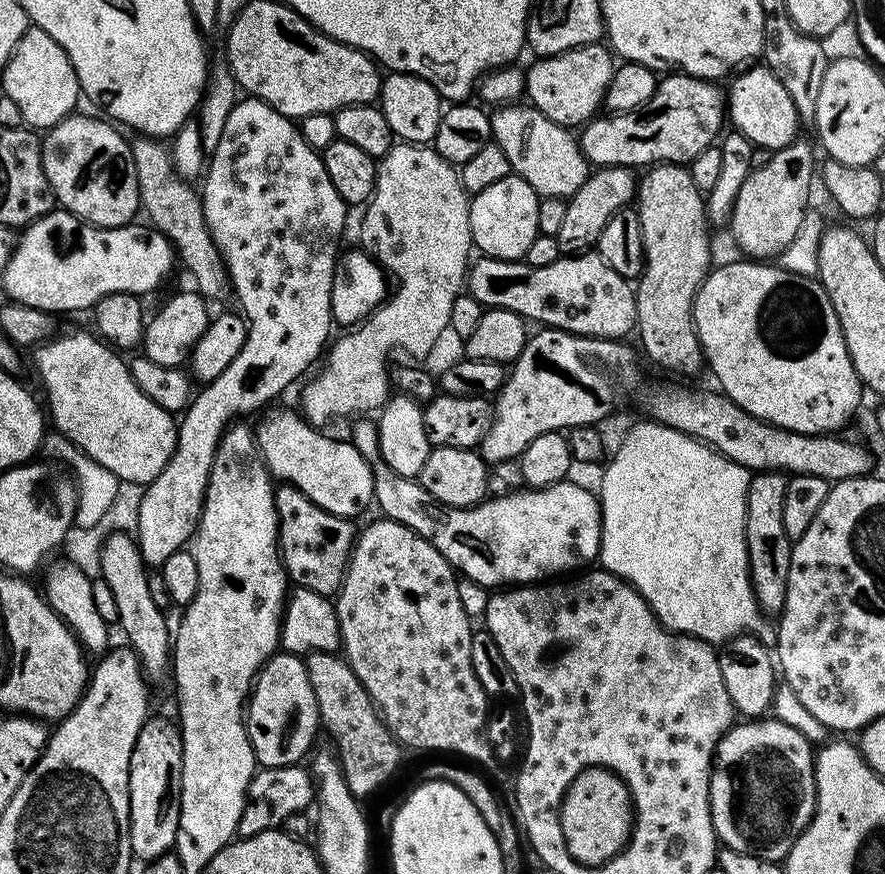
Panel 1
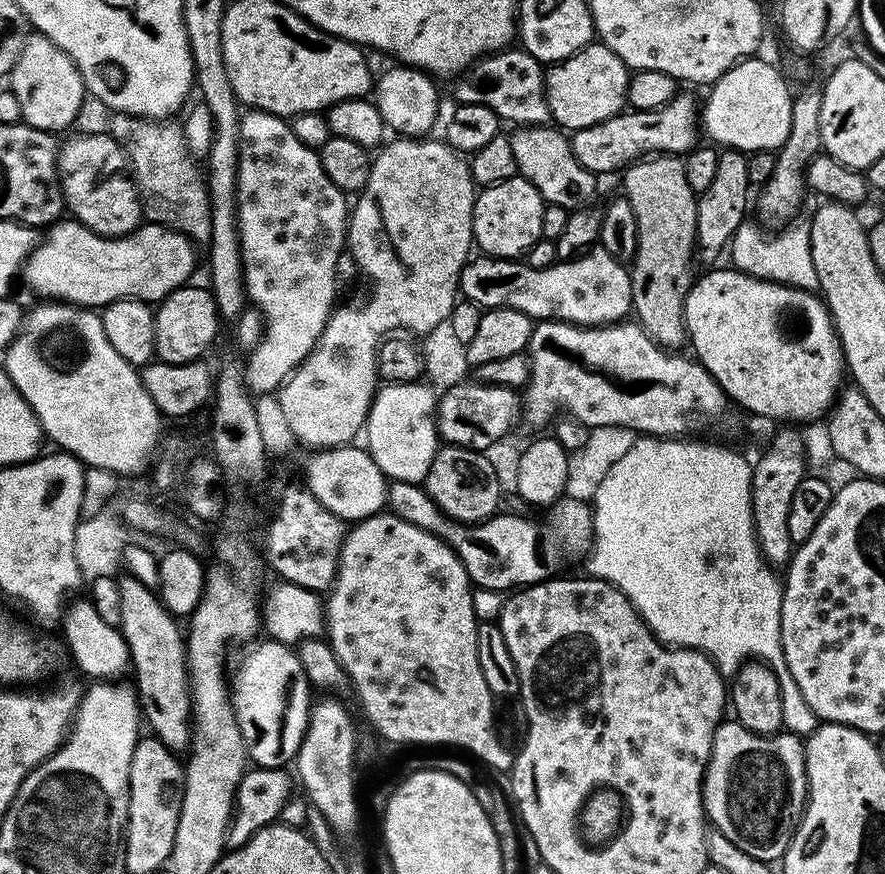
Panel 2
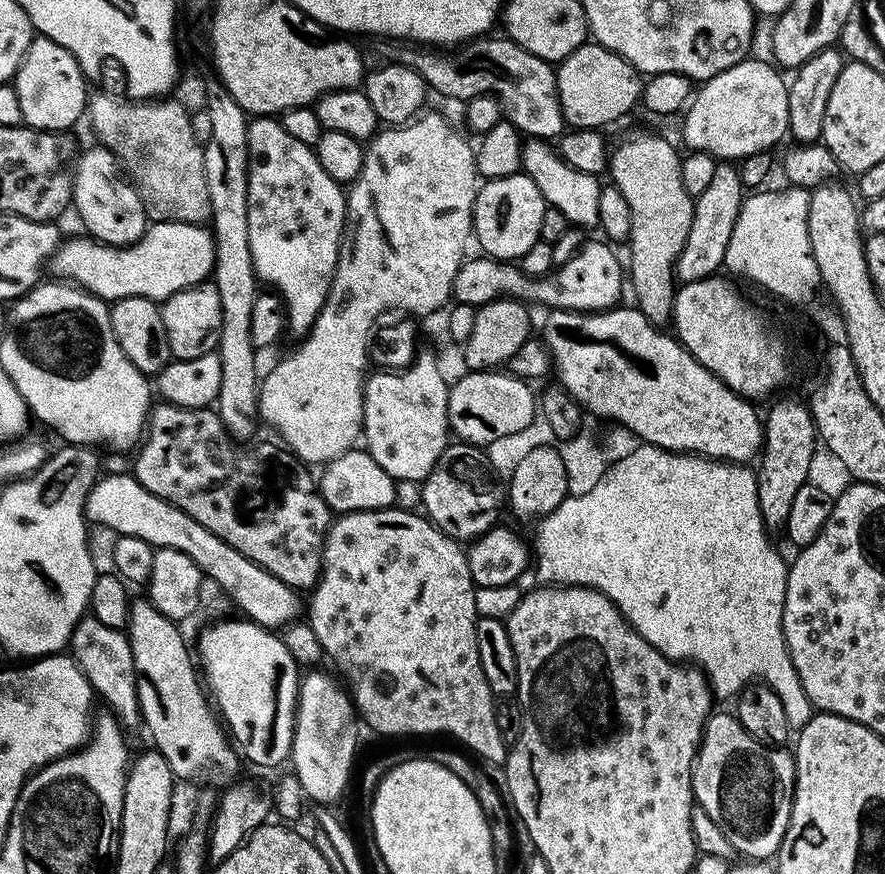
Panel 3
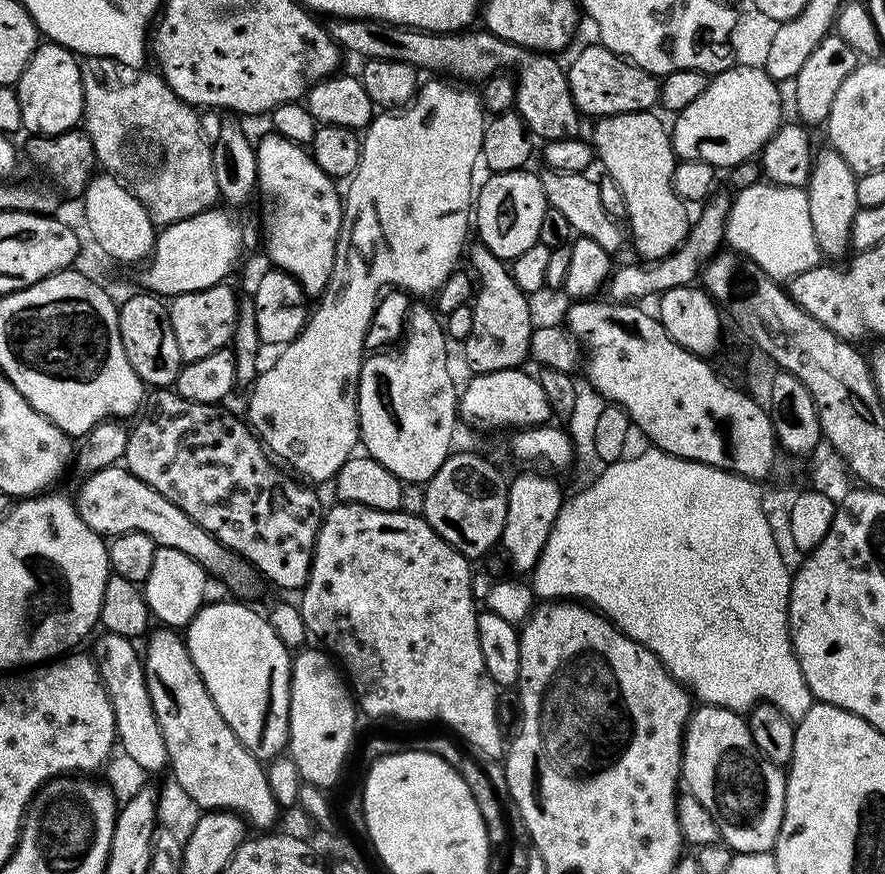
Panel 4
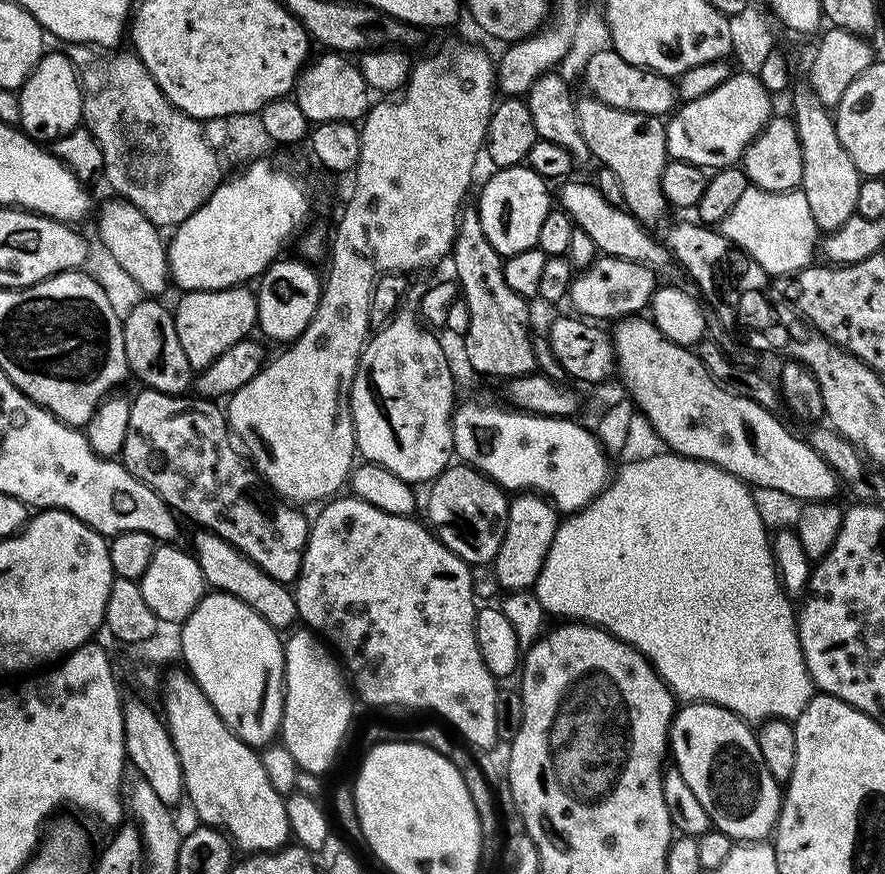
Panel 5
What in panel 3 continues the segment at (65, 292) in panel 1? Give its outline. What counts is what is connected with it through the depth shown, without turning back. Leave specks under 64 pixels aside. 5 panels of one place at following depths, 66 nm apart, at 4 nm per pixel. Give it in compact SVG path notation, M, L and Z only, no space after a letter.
M173 220L149 223L144 237L123 248L101 244L87 235L65 239L52 254L50 269L53 277L71 282L86 292L92 292L105 302L115 302L127 296L150 298L157 302L169 300L178 290L205 283L211 277L216 261L216 244L207 227Z

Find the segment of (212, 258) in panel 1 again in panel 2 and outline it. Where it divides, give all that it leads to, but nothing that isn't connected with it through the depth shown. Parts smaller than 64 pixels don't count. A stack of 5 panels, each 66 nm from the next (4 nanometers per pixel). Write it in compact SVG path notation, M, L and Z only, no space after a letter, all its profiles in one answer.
M124 112L109 117L107 135L114 137L128 156L135 183L142 193L143 215L153 224L162 224L181 232L197 245L207 245L211 238L208 185L201 169L200 172L196 169L197 161L186 146L183 127L176 122L150 120L146 116L128 116Z

